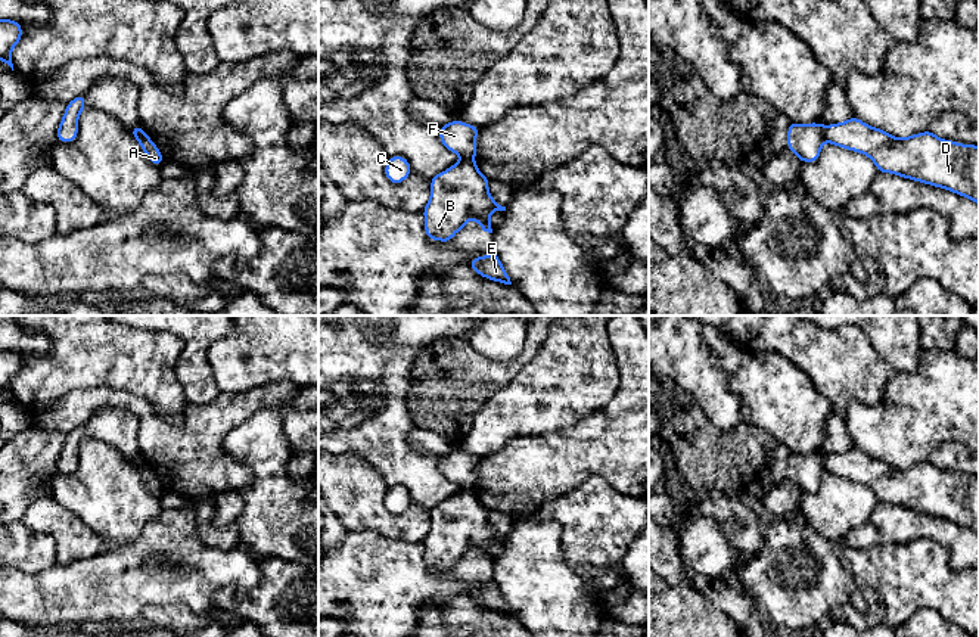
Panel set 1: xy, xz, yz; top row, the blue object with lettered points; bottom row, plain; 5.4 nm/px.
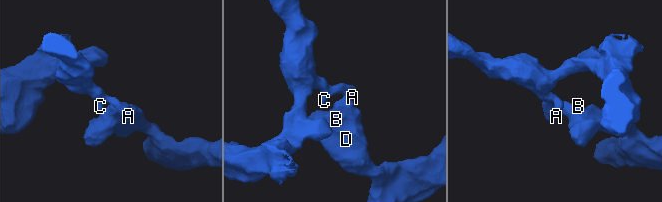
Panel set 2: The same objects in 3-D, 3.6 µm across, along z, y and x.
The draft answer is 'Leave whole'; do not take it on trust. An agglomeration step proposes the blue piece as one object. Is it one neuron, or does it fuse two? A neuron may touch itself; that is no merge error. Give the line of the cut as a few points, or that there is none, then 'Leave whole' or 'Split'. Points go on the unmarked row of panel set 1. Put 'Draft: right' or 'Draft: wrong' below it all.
Split along yz (821, 457), (826, 469). Split
Draft: wrong

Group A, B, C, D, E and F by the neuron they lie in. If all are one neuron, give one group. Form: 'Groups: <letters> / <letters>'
Groups: A C F / B D E

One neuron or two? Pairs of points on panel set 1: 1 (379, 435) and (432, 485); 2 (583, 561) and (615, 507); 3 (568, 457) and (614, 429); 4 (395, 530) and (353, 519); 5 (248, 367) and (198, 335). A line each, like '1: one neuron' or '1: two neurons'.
1: one neuron
2: one neuron
3: one neuron
4: one neuron
5: two neurons

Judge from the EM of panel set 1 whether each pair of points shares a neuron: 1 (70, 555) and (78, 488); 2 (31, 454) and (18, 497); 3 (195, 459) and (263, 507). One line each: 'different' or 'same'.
1: different
2: same
3: different

